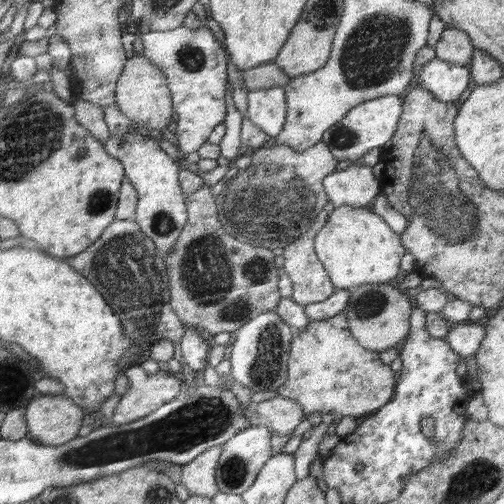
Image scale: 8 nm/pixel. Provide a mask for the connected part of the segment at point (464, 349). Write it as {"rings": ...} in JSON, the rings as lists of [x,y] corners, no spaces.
{"rings":[[[480,322],[470,324],[450,325],[449,331],[443,337],[448,341],[450,348],[460,356],[473,355],[485,339],[486,331]]]}

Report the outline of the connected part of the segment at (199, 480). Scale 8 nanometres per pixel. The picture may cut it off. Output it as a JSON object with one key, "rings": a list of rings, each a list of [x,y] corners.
{"rings":[[[223,446],[210,448],[190,464],[183,465],[183,483],[191,497],[210,496],[216,498],[221,489],[218,483],[217,471],[223,455]]]}

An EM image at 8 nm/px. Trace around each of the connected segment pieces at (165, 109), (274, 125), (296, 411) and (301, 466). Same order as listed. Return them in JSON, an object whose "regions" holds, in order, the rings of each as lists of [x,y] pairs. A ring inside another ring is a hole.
{"regions":[[[[135,52],[129,59],[129,64],[119,80],[117,99],[121,109],[135,122],[146,126],[154,132],[161,133],[168,130],[172,118],[174,118],[173,90],[169,85],[169,78],[162,72],[150,58]]],[[[284,87],[258,89],[249,91],[248,119],[258,126],[262,132],[266,132],[271,138],[275,138],[285,127],[286,118],[286,92]]],[[[280,395],[253,404],[251,407],[260,416],[261,421],[280,436],[290,436],[294,428],[305,418],[301,404],[293,398]]],[[[333,412],[323,414],[321,424],[311,430],[311,436],[303,440],[295,453],[292,454],[295,458],[294,472],[297,477],[296,480],[304,480],[304,478],[309,477],[310,464],[314,462],[318,455],[318,444],[320,444],[320,440],[322,440],[334,418],[335,413]]]]}

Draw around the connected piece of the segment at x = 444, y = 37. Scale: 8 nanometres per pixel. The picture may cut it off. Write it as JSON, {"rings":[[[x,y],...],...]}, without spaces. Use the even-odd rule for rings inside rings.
{"rings":[[[456,28],[445,29],[433,50],[439,60],[462,66],[469,66],[476,54],[476,48],[470,37],[466,32]]]}

